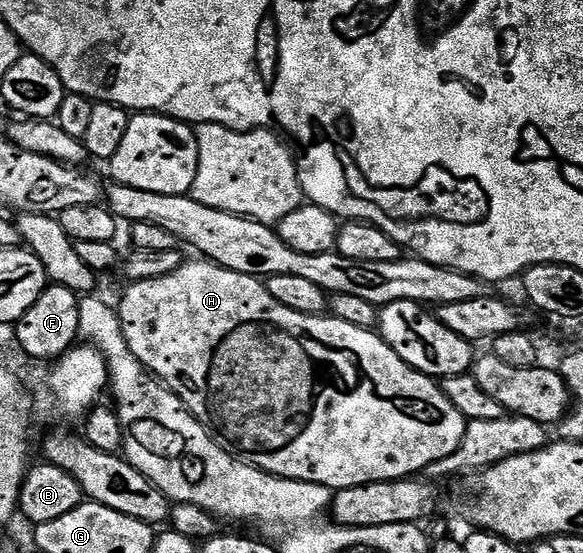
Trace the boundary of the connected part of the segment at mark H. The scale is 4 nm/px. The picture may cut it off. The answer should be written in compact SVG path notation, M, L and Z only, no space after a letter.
M208 259L197 260L201 261L190 260L166 277L132 282L128 286L129 290L121 297L119 316L127 347L131 347L135 359L139 359L141 365L165 388L173 392L206 429L216 434L234 457L239 457L248 465L254 465L256 469L276 477L325 485L329 490L336 491L370 485L376 481L412 478L425 470L429 464L450 456L459 447L467 422L463 415L459 415L459 411L455 411L455 403L447 399L447 395L434 378L418 369L412 369L403 359L399 359L393 348L374 330L351 327L351 323L343 323L343 319L332 315L317 316L292 310L273 298L258 278L236 273L222 265L214 265Z

